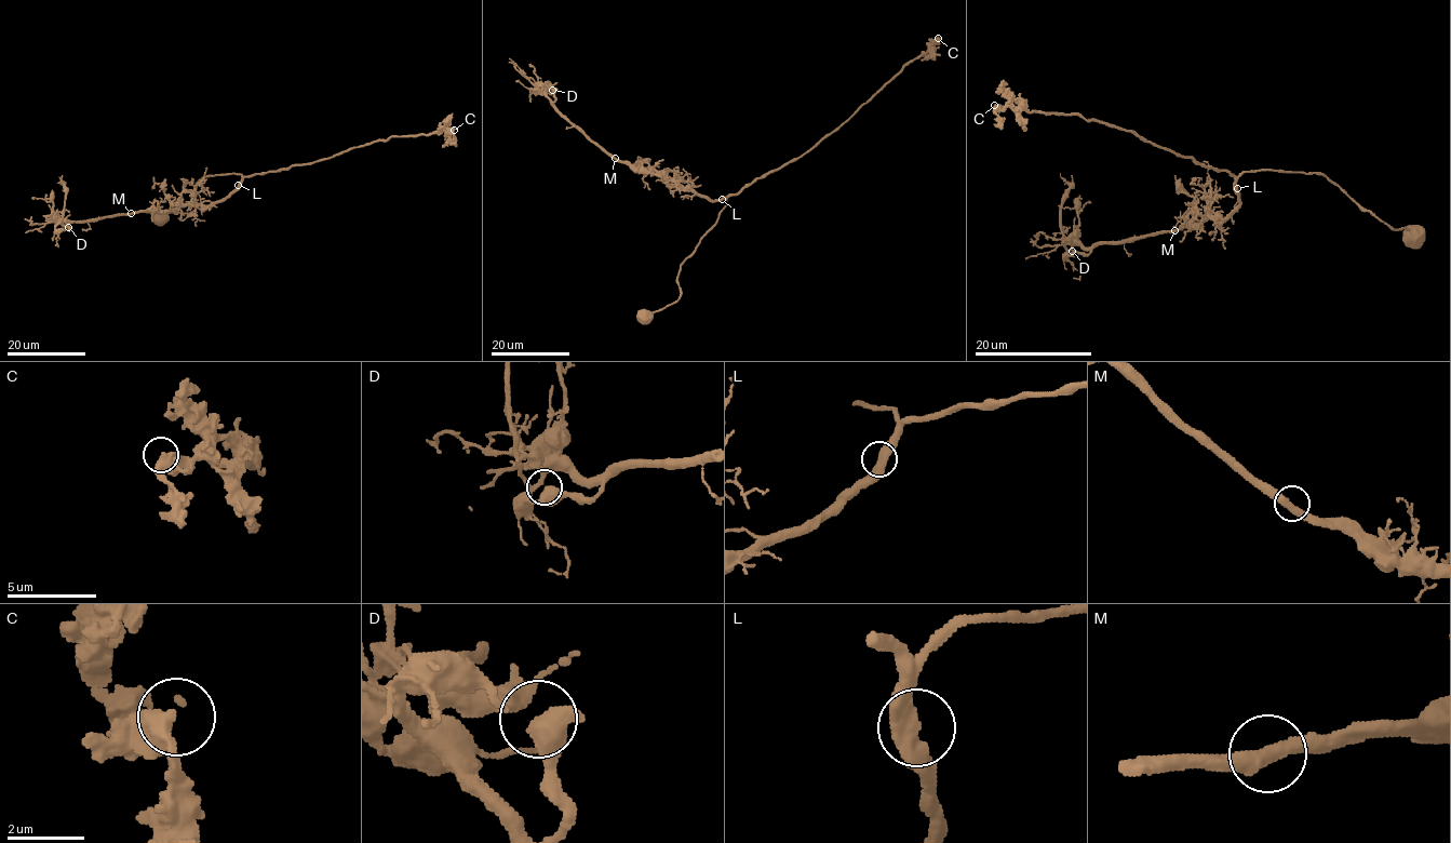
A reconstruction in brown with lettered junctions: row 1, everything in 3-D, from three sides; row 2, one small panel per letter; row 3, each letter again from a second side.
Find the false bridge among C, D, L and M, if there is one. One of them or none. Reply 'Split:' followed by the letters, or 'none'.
Split: none

